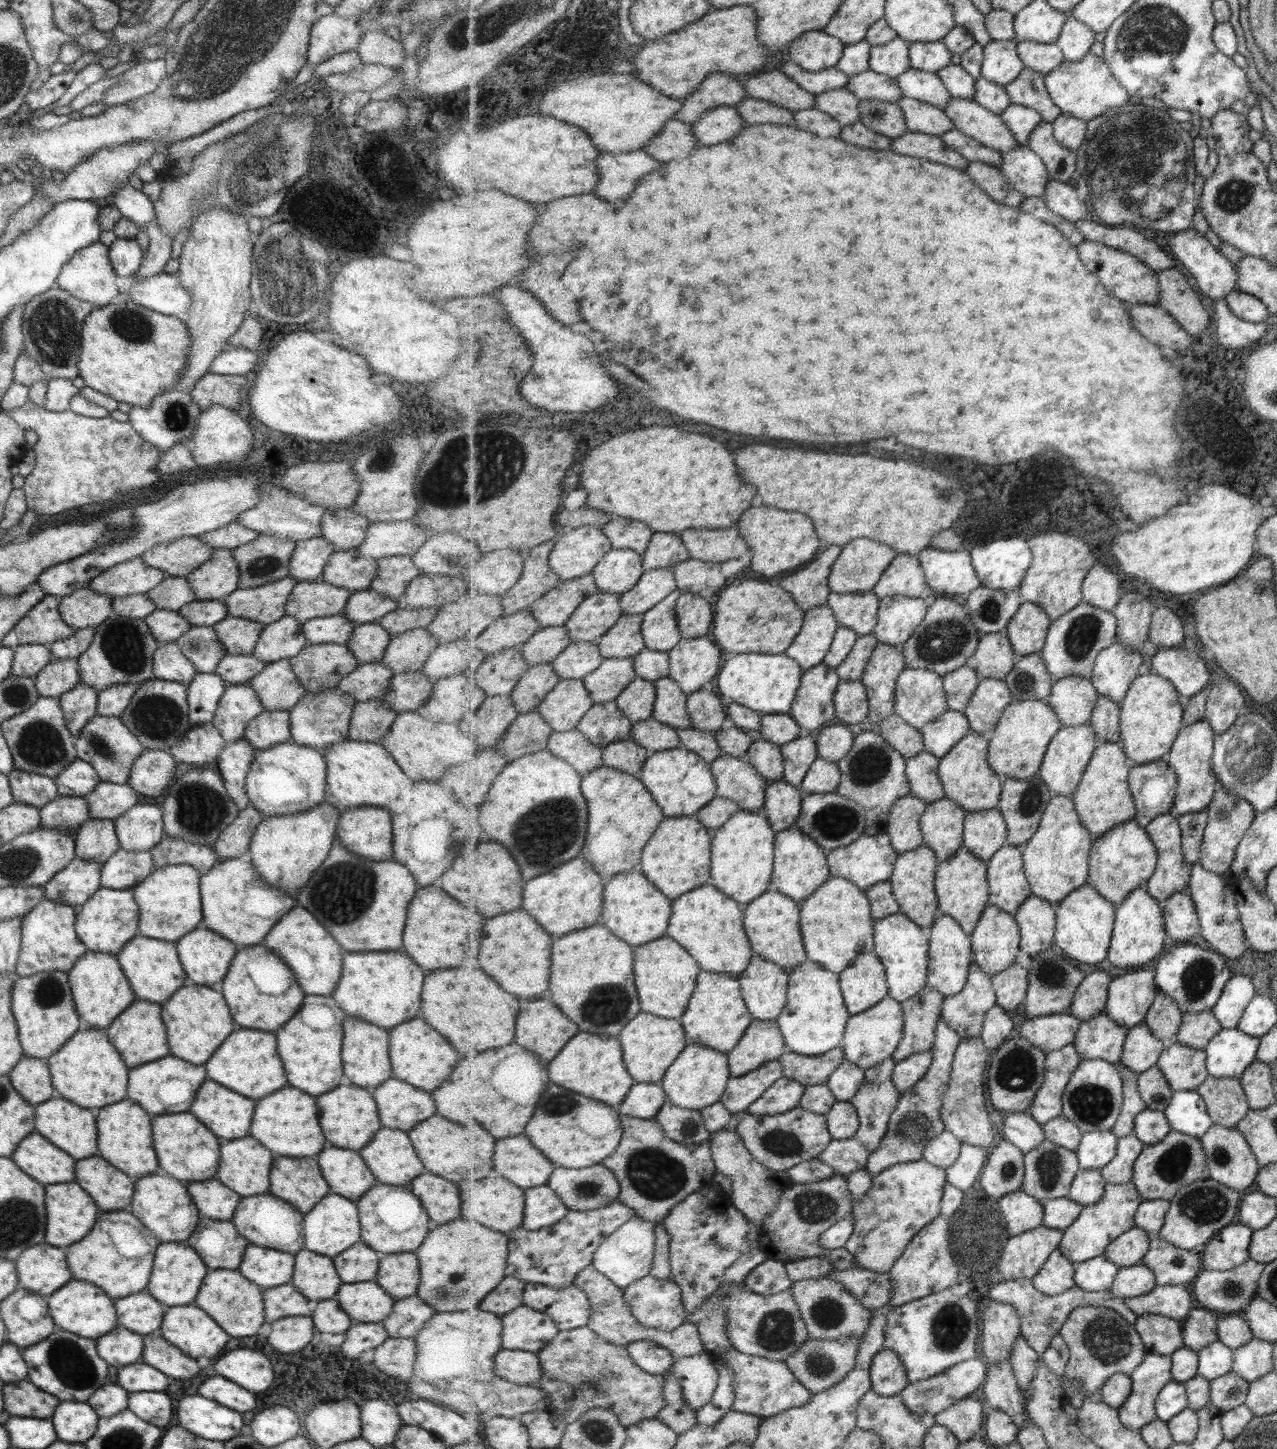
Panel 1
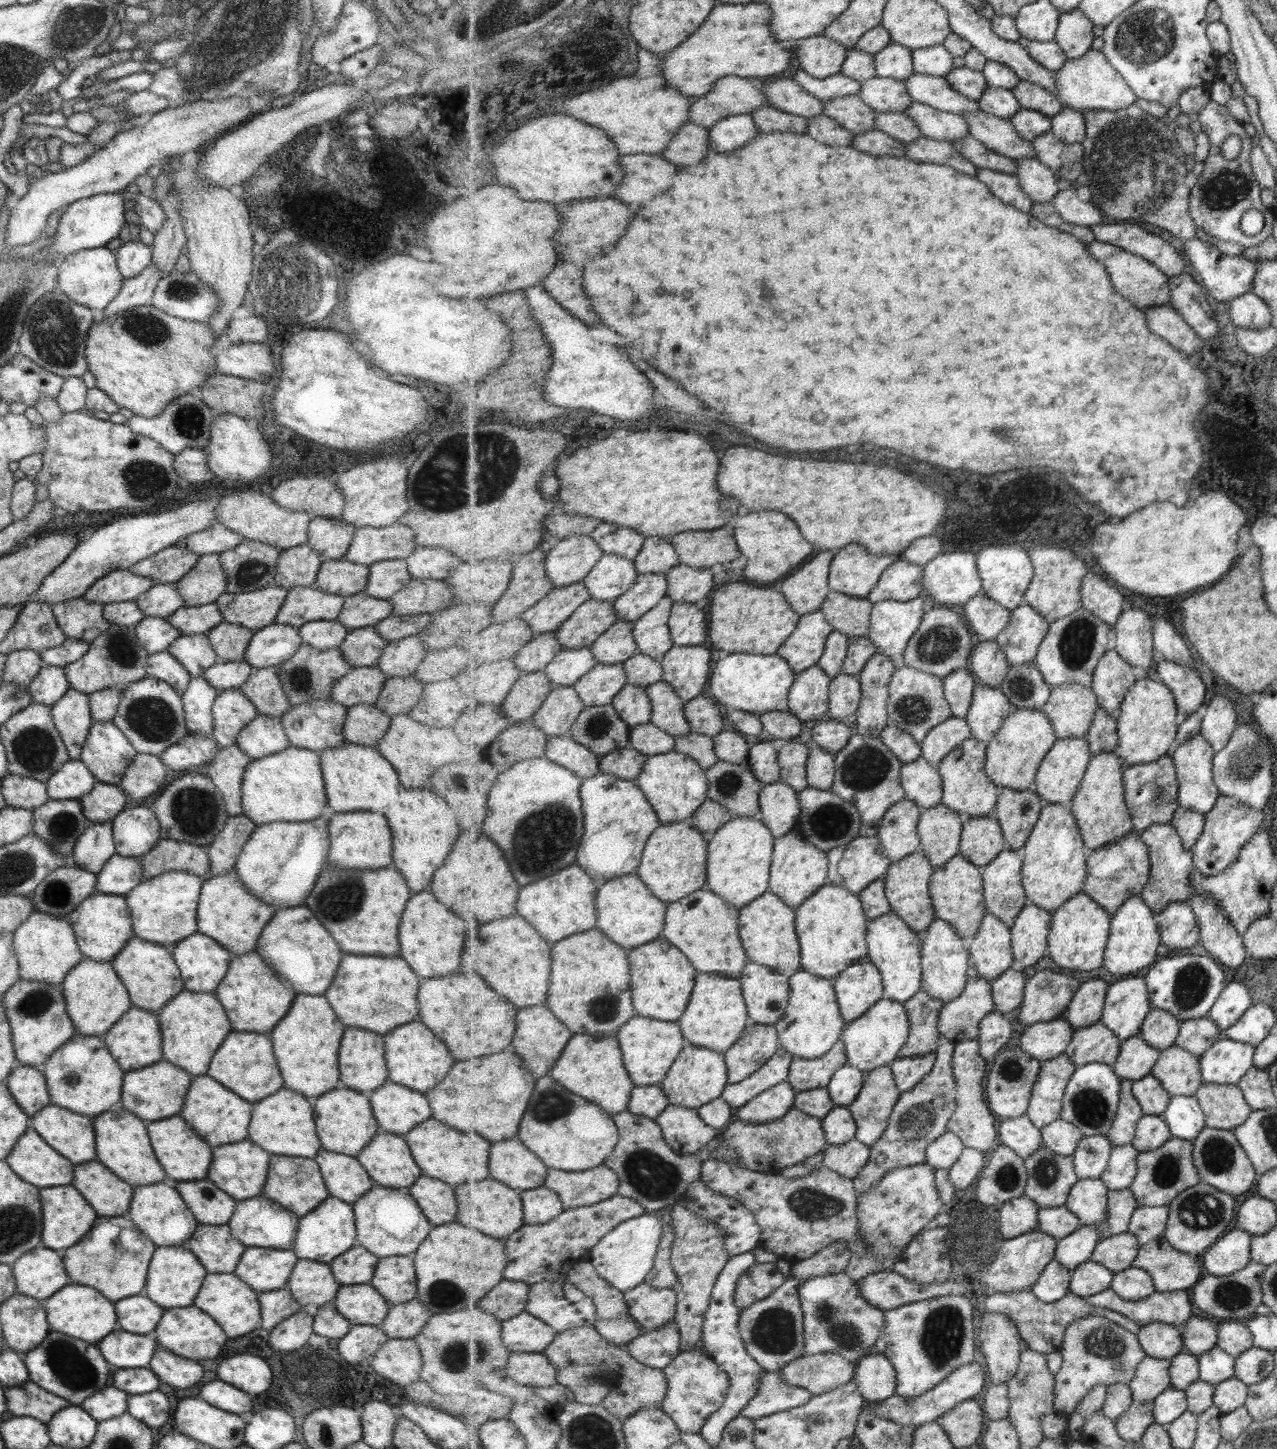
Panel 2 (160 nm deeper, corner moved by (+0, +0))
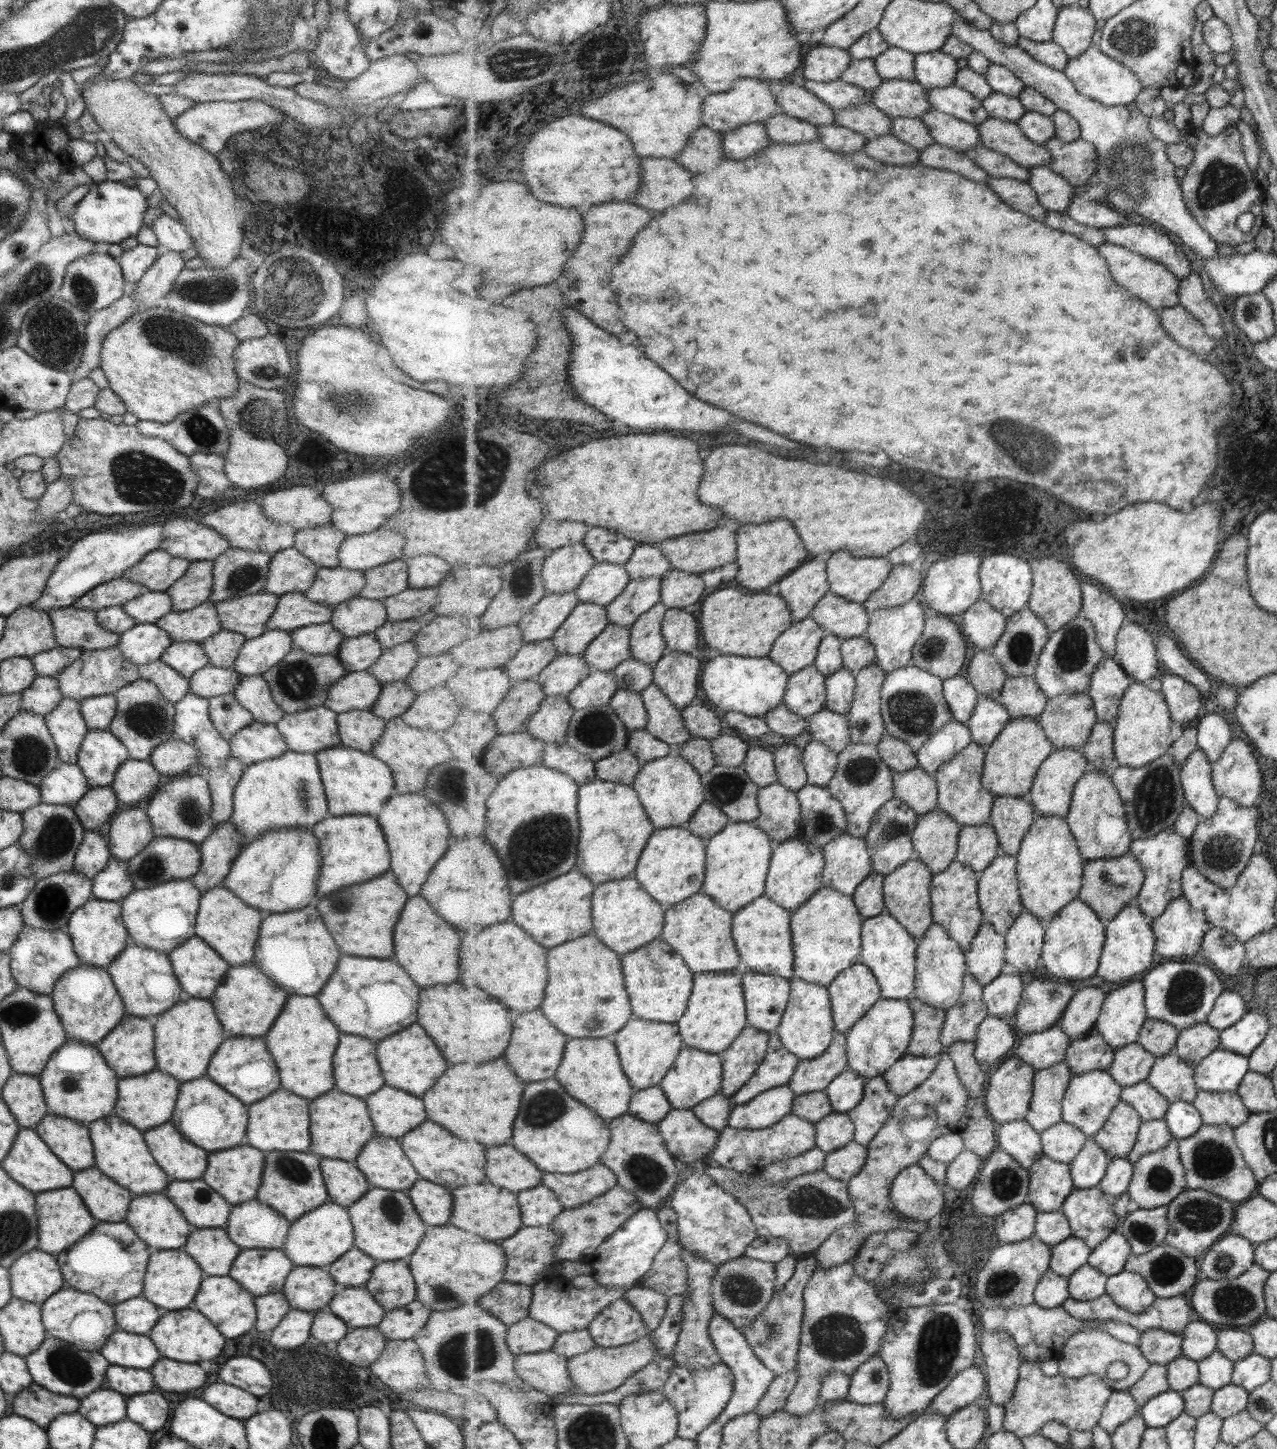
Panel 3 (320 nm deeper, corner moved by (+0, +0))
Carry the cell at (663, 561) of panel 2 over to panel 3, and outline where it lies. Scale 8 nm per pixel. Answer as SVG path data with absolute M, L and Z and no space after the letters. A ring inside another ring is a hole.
M639 544L633 556L623 565L632 580L647 577L662 578L672 569L672 563L664 553L659 545Z

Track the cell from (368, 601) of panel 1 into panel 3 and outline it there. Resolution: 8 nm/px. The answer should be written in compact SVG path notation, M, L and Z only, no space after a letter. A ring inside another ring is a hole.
M353 597L332 608L329 622L344 639L359 634L370 635L386 621L386 610L381 600Z

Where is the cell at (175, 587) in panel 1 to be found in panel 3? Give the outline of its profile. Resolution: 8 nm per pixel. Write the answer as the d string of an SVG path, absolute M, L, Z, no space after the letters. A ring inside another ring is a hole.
M144 590L120 607L133 619L134 624L149 624L171 611L171 601L164 592Z

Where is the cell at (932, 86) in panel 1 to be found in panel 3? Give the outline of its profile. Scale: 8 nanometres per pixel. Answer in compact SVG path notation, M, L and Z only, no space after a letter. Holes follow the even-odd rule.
M946 86L945 88L926 88L932 108L965 122L981 124L989 117L989 111L984 102L960 86Z

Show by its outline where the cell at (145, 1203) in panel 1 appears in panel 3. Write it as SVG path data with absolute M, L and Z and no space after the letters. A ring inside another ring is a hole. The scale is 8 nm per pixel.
M162 1192L134 1195L128 1204L124 1222L133 1233L151 1250L178 1250L187 1241L193 1228L181 1217L181 1213Z

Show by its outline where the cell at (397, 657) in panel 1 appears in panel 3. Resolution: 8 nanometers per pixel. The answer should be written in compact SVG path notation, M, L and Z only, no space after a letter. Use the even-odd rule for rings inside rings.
M412 641L383 649L377 660L366 671L383 686L389 682L403 681L419 658Z

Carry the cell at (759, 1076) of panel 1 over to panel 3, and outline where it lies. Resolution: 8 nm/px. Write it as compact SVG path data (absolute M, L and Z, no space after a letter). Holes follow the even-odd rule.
M773 1032L769 1041L768 1053L759 1070L737 1094L732 1096L733 1101L737 1105L744 1105L767 1090L788 1085L800 1061L801 1059L784 1045L780 1034Z

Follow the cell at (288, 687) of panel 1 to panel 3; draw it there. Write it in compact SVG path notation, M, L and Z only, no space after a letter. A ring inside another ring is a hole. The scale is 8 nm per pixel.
M262 675L241 676L232 694L255 722L275 725L284 715L284 712L272 701L269 687Z

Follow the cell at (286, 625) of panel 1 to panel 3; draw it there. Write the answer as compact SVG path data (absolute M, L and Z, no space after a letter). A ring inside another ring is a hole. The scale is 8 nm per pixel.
M266 630L257 638L246 639L231 667L243 677L262 675L291 650L293 646L288 632Z

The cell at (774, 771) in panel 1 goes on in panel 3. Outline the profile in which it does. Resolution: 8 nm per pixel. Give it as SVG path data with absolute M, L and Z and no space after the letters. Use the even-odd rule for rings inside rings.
M753 746L748 748L748 756L742 768L747 775L760 787L778 783L776 758L773 752L765 748Z

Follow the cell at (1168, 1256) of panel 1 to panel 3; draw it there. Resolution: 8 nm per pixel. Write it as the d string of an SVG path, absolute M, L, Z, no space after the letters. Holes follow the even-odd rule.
M1164 1244L1157 1249L1151 1250L1148 1254L1132 1254L1129 1258L1125 1271L1133 1271L1137 1274L1142 1274L1149 1282L1149 1287L1152 1288L1153 1293L1160 1298L1172 1298L1177 1296L1185 1296L1185 1292L1198 1284L1197 1274L1199 1274L1199 1268L1197 1268L1197 1262L1195 1258L1190 1258L1185 1255L1183 1251L1178 1250L1176 1247Z

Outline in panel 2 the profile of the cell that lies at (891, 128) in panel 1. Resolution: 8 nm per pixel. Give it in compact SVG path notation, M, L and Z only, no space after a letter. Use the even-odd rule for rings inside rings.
M877 112L876 128L893 135L893 138L907 145L924 136L919 125L907 112Z

